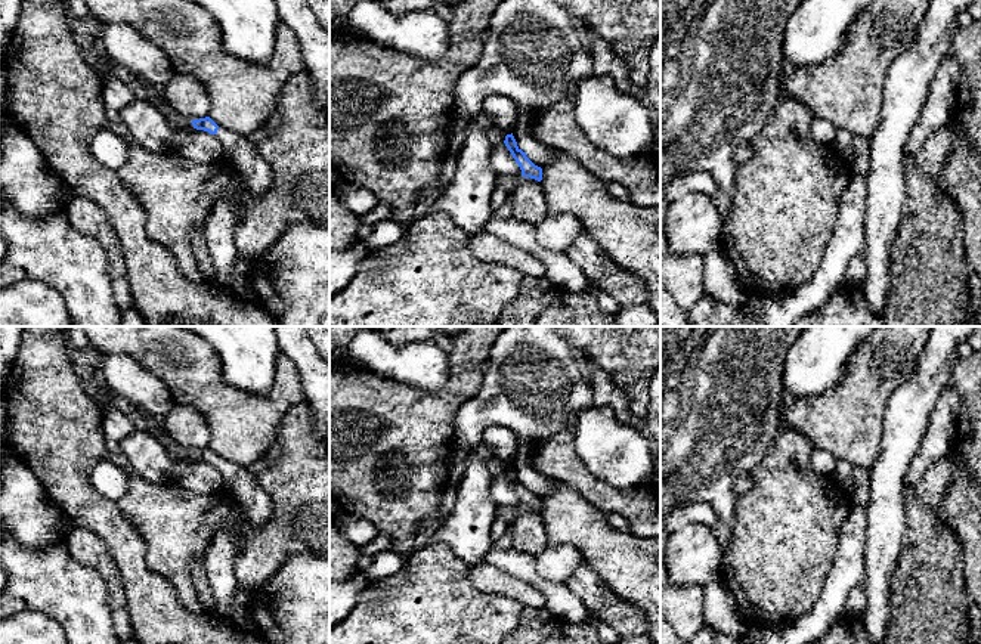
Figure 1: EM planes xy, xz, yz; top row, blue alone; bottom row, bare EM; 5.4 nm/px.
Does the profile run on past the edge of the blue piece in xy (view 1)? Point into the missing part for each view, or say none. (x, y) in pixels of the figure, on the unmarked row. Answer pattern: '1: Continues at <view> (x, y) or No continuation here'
1: Continues at xy (238, 480)

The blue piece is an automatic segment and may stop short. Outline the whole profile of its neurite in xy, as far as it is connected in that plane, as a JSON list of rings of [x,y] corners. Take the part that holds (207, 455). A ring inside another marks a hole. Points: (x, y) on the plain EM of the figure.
[[[210,448],[192,451],[196,461],[214,465],[223,476],[223,487],[226,487],[238,502],[247,510],[253,526],[263,526],[273,514],[273,502],[262,489],[256,474],[247,467],[232,464],[219,458]]]

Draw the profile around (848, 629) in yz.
[[[847,614],[836,622],[821,638],[810,644],[872,644],[860,617]]]

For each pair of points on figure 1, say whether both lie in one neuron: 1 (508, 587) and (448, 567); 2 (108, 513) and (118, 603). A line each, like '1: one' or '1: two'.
1: two
2: two

